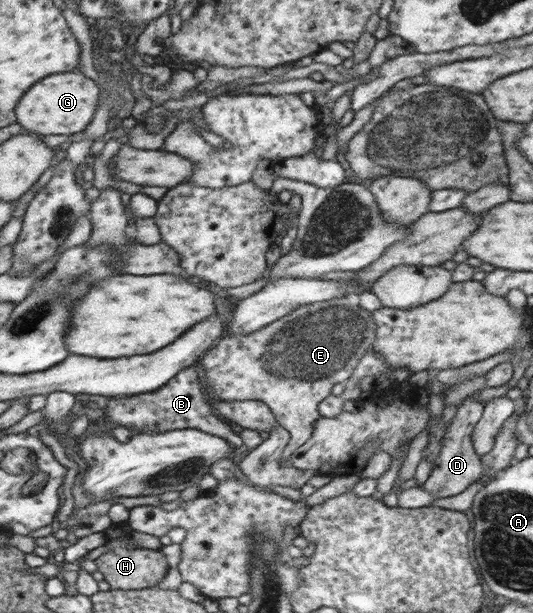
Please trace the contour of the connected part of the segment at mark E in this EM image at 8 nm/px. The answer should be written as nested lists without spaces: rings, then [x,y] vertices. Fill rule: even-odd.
[[[349,295],[301,305],[285,317],[246,335],[229,334],[211,346],[200,362],[205,368],[206,382],[214,392],[208,396],[215,405],[219,401],[234,400],[263,402],[272,412],[277,425],[290,435],[290,441],[281,454],[283,465],[290,468],[287,459],[310,438],[313,424],[320,418],[317,406],[330,395],[333,384],[351,376],[357,360],[367,349],[371,349],[376,328],[372,310],[361,310],[359,297]]]

